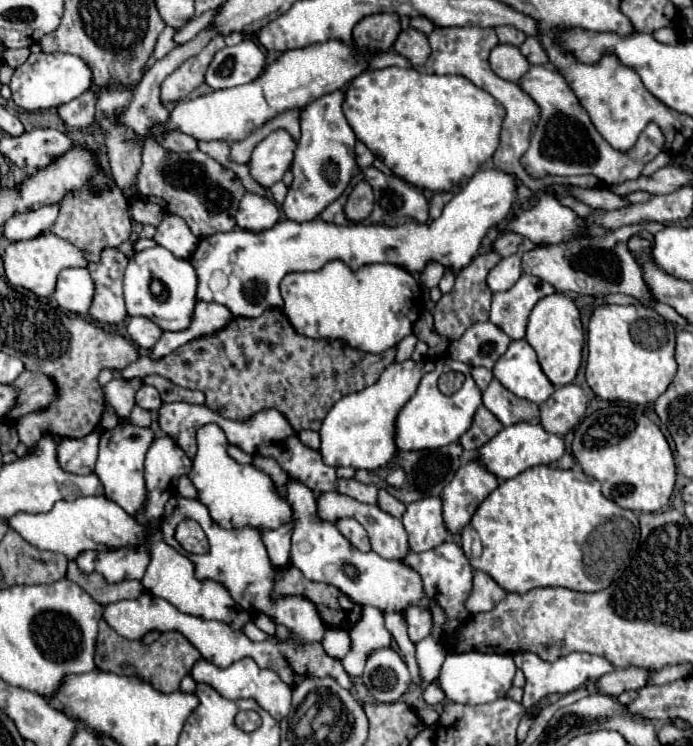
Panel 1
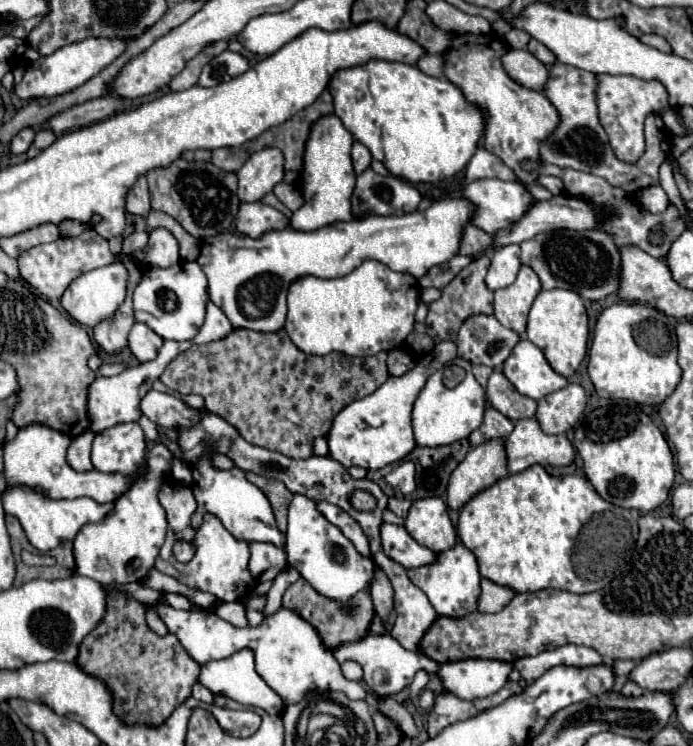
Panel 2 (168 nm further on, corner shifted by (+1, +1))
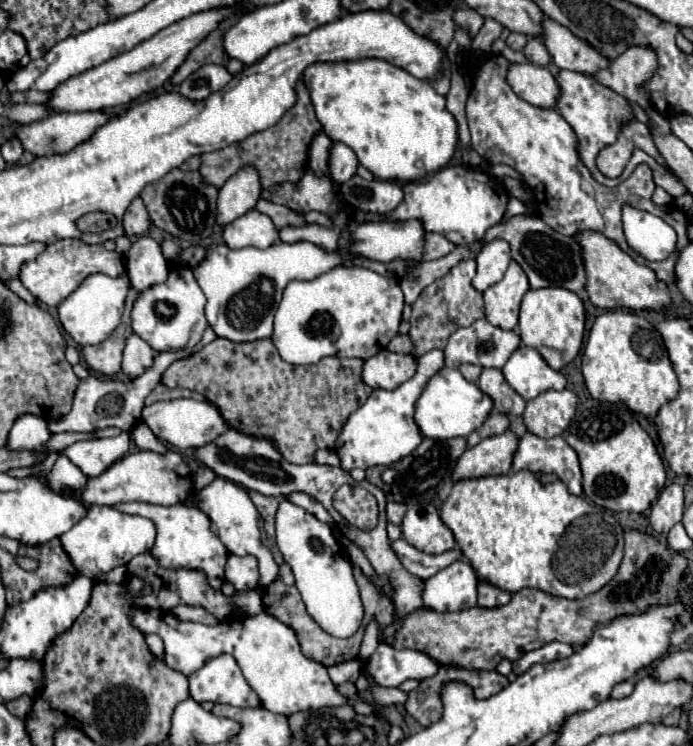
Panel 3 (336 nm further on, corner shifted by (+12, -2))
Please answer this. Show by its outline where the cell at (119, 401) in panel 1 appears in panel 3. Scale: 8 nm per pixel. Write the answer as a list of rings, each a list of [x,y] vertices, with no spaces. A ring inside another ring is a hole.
[[[208,327],[204,331],[202,341],[192,347],[192,349],[182,349],[182,351],[164,351],[158,353],[154,357],[154,365],[140,377],[132,379],[132,381],[118,381],[118,379],[98,379],[98,377],[86,377],[78,383],[78,389],[74,393],[74,403],[72,409],[66,417],[58,417],[58,421],[48,421],[48,429],[50,433],[62,433],[62,431],[96,431],[96,429],[104,429],[104,427],[120,427],[122,431],[132,431],[134,425],[138,425],[138,421],[142,421],[142,409],[144,409],[144,399],[154,391],[154,387],[160,383],[162,373],[178,359],[190,357],[194,353],[198,353],[204,345],[208,345],[210,341],[216,339],[216,333]]]

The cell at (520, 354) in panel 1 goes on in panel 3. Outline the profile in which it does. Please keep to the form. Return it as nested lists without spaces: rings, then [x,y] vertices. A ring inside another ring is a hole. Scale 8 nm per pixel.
[[[522,345],[512,353],[508,363],[502,367],[502,373],[510,387],[526,401],[548,389],[562,391],[566,387],[566,377],[560,371],[554,371],[542,355],[528,345]]]

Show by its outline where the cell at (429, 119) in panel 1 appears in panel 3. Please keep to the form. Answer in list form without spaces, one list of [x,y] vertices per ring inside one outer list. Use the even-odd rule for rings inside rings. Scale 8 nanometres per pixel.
[[[356,59],[356,61],[318,61],[306,67],[302,75],[316,117],[322,123],[324,133],[332,141],[348,145],[358,161],[374,173],[378,179],[386,181],[420,181],[430,173],[446,167],[458,145],[458,127],[452,113],[446,109],[446,99],[434,91],[428,81],[416,79],[404,69],[390,65],[382,59]]]

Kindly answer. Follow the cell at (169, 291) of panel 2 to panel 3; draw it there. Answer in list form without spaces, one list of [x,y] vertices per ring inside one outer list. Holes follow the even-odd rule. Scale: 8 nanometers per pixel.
[[[176,267],[170,271],[164,283],[150,287],[136,299],[130,315],[132,329],[154,351],[184,349],[188,341],[190,341],[190,347],[194,347],[202,339],[204,329],[208,327],[208,321],[204,317],[204,305],[206,305],[206,297],[200,285],[196,283],[192,271],[188,267]]]

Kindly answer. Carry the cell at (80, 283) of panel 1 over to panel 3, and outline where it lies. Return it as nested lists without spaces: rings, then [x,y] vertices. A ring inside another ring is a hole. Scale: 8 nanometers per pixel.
[[[100,273],[86,277],[82,281],[82,285],[58,305],[58,317],[60,317],[60,323],[66,329],[66,333],[80,347],[98,345],[98,343],[106,341],[106,337],[110,337],[110,333],[114,333],[114,329],[120,325],[128,287],[130,287],[128,277],[112,279],[112,277],[100,275]]]

